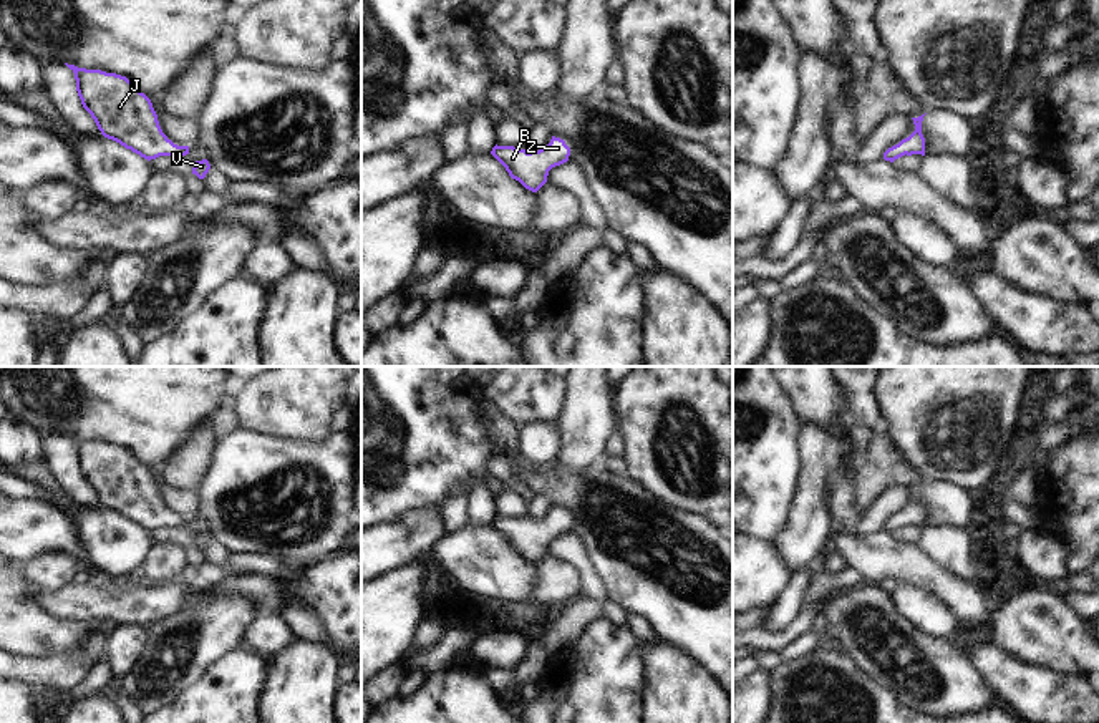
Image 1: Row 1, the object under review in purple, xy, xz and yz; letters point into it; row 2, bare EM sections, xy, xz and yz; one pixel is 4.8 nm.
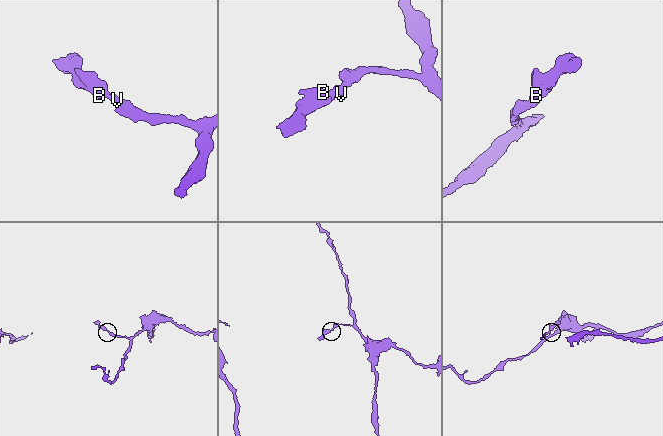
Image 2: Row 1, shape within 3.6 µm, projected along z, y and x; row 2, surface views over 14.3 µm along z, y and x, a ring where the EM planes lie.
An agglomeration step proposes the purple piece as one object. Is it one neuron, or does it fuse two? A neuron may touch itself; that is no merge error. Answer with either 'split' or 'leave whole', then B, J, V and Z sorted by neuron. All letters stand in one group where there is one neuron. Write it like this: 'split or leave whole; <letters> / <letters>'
leave whole; B J V Z

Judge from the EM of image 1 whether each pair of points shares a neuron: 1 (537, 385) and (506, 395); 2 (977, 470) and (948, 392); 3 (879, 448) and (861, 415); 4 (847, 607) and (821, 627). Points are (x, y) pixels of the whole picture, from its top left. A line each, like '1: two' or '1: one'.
1: one
2: one
3: two
4: two

